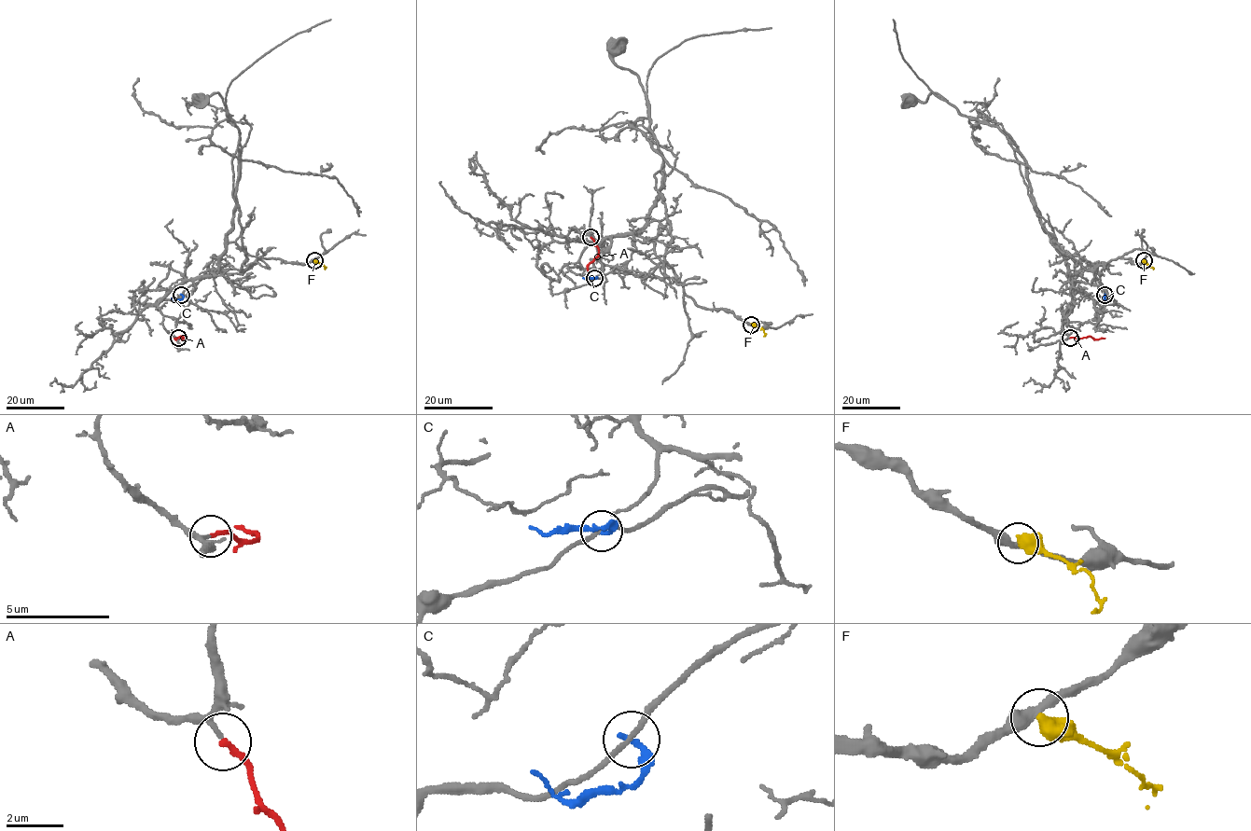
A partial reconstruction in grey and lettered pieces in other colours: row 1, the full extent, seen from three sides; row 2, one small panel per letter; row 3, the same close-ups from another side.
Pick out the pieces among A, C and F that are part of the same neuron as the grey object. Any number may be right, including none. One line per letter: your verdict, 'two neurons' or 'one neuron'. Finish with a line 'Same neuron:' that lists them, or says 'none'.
A: one neuron
C: two neurons
F: two neurons
Same neuron: A

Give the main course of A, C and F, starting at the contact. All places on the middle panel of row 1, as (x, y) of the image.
A: (590, 237), (598, 249), (598, 255), (588, 265), (589, 274), (585, 278)
C: (595, 278), (583, 277)
F: (751, 325), (760, 327), (763, 336)

